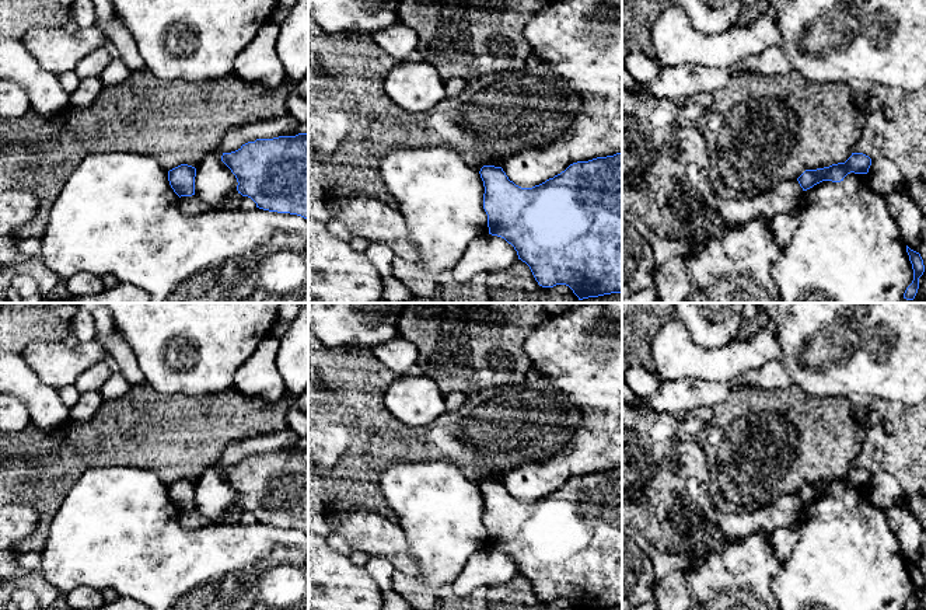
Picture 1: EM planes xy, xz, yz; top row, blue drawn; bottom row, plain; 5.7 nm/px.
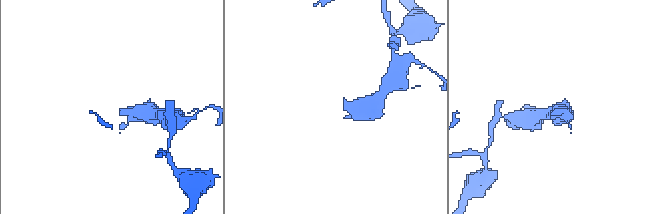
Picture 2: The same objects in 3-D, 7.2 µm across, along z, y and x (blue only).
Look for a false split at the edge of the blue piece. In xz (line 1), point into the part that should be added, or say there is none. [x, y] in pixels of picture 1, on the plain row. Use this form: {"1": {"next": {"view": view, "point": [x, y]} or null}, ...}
{"1": {"next": null}}

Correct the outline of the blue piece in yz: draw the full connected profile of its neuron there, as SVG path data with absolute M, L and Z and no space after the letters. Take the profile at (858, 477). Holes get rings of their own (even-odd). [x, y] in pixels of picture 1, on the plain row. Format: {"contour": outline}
{"contour": "M852 467L845 477L832 478L829 481L806 484L799 492L803 505L813 502L822 495L841 496L850 488L867 488L871 480L871 473L863 467Z"}

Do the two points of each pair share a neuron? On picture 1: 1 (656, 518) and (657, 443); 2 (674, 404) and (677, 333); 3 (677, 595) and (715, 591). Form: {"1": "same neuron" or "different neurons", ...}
{"1": "same neuron", "2": "different neurons", "3": "different neurons"}

